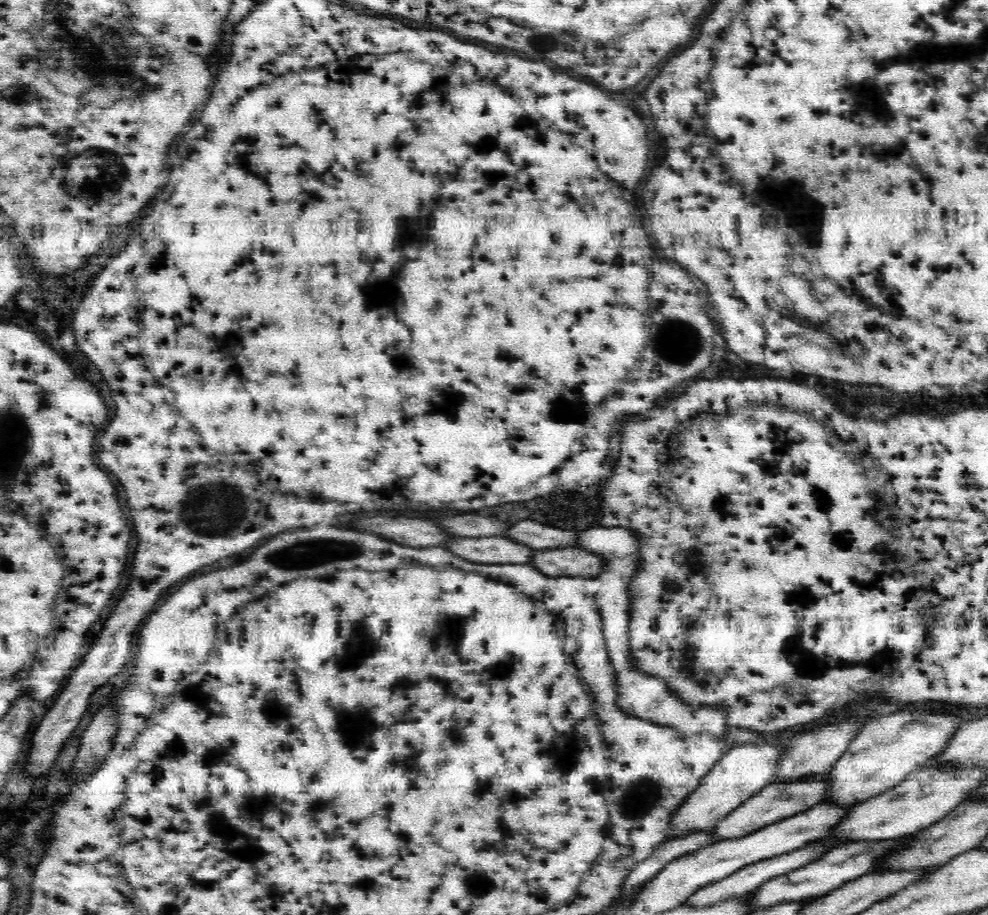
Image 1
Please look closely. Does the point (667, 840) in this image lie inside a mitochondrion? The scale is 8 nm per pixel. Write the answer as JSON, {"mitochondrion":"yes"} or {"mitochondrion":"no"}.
{"mitochondrion":"no"}

